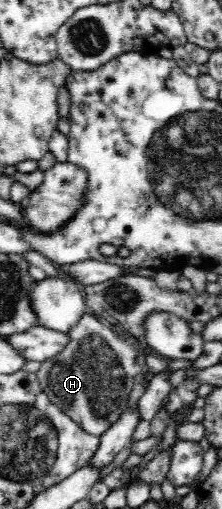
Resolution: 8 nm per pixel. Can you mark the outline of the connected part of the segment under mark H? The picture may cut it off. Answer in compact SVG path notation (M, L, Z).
M91 312L83 315L81 323L77 323L77 327L69 332L71 340L65 349L55 357L43 362L36 373L47 398L91 435L100 436L108 427L111 427L113 422L119 419L121 411L129 403L130 393L134 387L135 373L148 369L147 364L145 364L145 357L141 352L128 342L119 339L116 332L120 331L97 319Z

